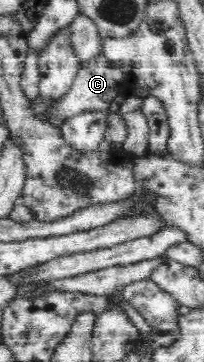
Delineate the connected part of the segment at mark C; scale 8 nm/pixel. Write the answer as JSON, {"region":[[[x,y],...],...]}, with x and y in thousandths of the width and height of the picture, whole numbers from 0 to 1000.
{"region":[[[505,149],[397,171],[392,196],[358,224],[343,251],[260,287],[240,340],[275,354],[294,354],[333,326],[353,326],[373,315],[402,315],[402,309],[431,309],[431,304],[451,309],[534,304],[559,271],[588,260],[583,238],[608,221],[608,202],[588,191],[559,191],[549,171],[534,171]]]}

